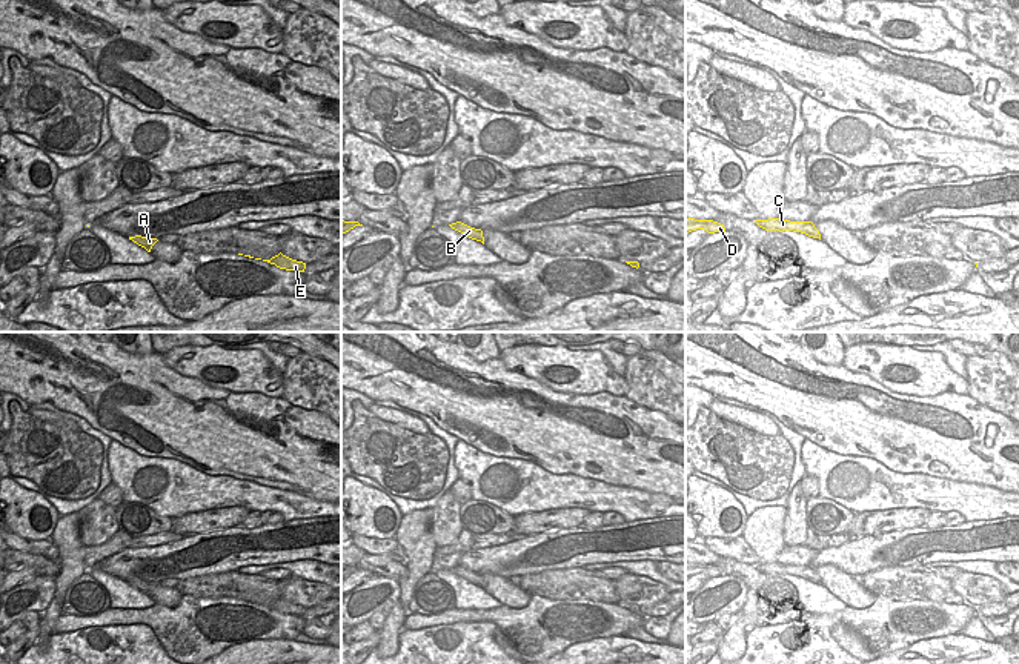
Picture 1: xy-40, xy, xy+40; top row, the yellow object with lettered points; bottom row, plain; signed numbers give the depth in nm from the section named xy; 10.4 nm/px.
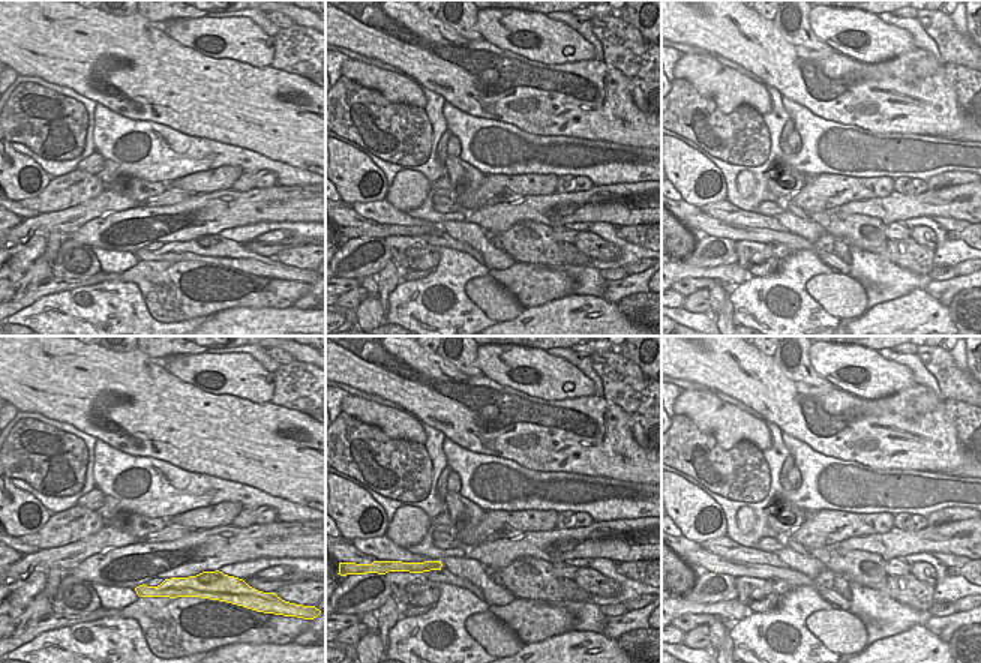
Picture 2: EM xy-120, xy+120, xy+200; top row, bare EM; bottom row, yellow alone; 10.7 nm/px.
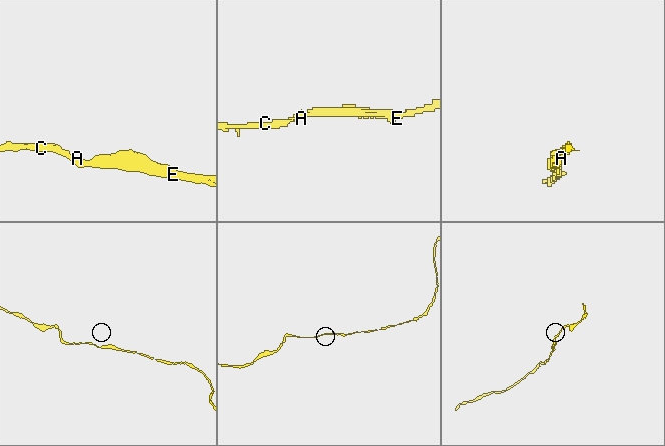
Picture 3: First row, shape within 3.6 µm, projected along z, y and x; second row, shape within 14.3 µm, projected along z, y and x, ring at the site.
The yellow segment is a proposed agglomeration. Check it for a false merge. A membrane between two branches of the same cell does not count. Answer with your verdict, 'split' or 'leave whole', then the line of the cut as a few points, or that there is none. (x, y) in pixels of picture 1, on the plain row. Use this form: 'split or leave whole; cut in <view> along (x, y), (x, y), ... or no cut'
leave whole; no cut

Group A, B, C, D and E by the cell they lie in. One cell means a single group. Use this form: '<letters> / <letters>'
A B C D E

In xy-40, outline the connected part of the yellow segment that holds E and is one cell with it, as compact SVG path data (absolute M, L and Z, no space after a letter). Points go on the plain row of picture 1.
M281 596L278 599L272 601L271 604L263 604L263 606L267 606L267 607L275 609L277 612L286 613L286 615L304 616L304 613L306 613L306 607L292 604L292 603L283 599Z

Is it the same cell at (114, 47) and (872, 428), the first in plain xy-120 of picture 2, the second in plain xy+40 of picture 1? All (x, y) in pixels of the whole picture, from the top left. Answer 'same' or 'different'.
same

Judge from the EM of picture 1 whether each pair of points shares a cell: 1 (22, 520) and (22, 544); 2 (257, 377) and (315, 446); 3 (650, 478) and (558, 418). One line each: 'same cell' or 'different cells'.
1: different cells
2: different cells
3: same cell

